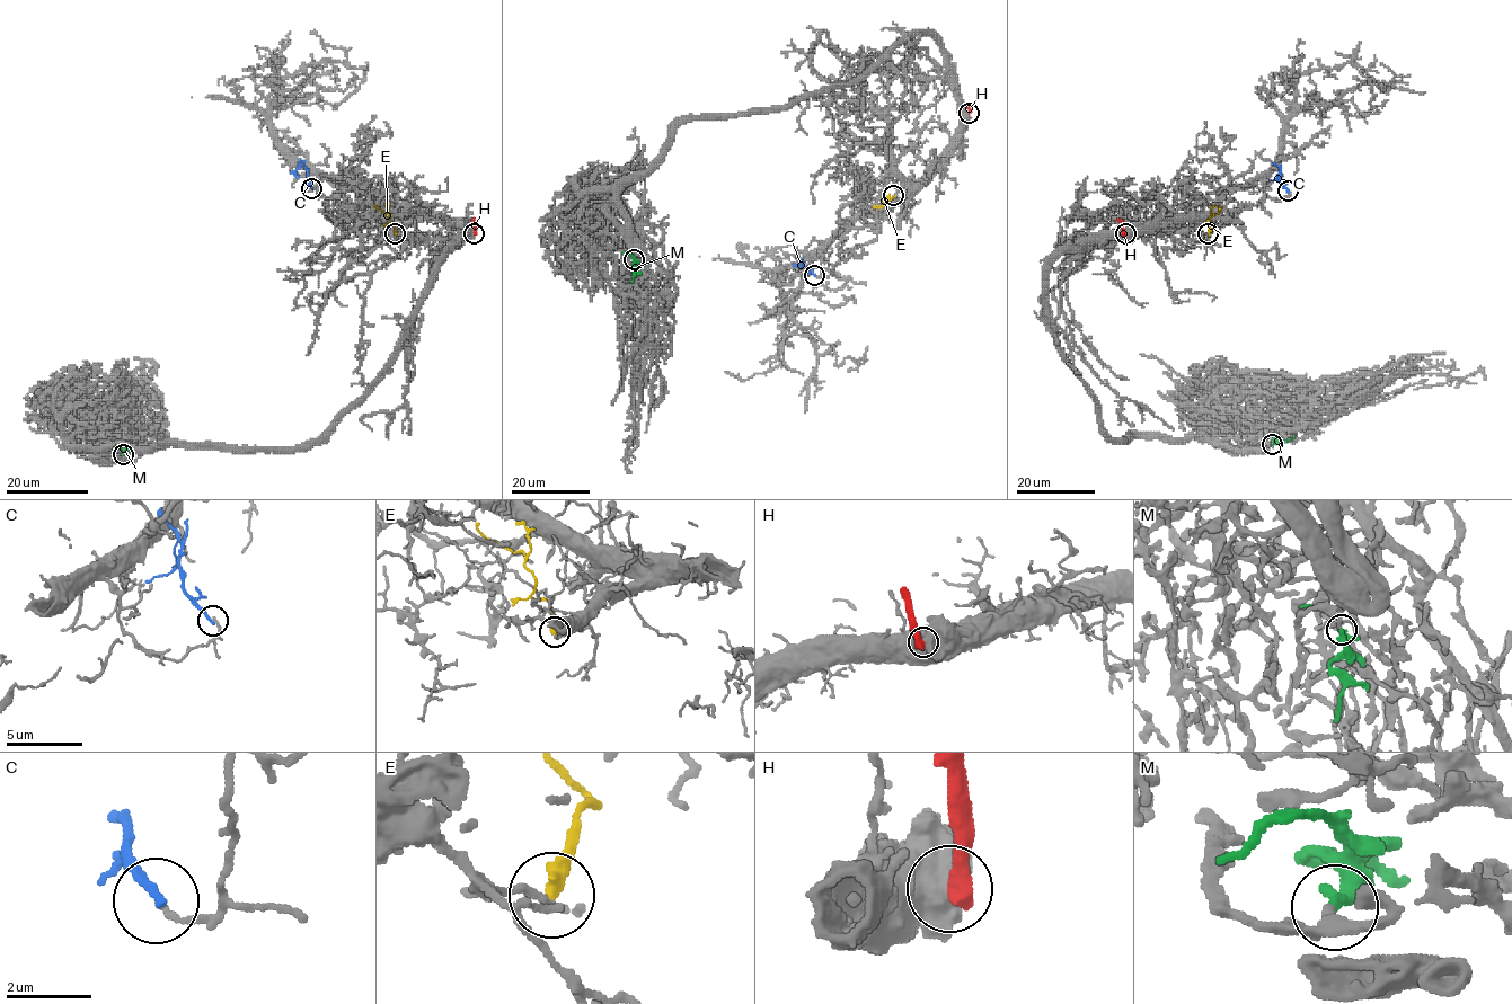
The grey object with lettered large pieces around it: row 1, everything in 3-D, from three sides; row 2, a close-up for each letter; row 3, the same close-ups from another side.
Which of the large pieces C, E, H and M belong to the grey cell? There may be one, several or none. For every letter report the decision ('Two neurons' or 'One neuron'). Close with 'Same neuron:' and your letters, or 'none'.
C: Two neurons
E: One neuron
H: Two neurons
M: One neuron
Same neuron: E, M

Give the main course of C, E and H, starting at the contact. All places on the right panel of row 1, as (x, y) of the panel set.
C: (1288, 190), (1280, 181), (1279, 170), (1278, 178), (1271, 180)
E: (1208, 233), (1212, 225), (1208, 220), (1218, 213), (1218, 206)
H: (1124, 233), (1119, 220)

